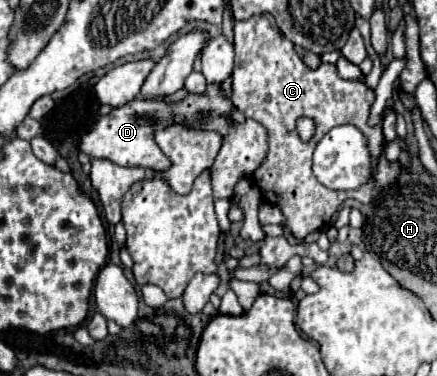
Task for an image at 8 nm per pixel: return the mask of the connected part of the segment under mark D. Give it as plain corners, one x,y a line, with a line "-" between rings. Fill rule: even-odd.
208,84
204,94
188,94
186,98
182,98
180,102
164,102
164,100
132,100
120,108
114,108
110,114
102,116
82,138
80,138
80,150
86,152
90,158
106,158
118,166
142,166
142,168
150,168
154,172
164,172
166,168
170,168
170,158
166,158
162,154
162,150
158,148
156,140
154,140
154,132
176,124
184,124
186,128
198,128
198,130
214,130
222,136
222,148
214,160
214,198
232,198
234,196
234,186
242,180
252,176
258,166
264,162
266,152
268,152
268,134
266,128
256,122
256,120
246,120
246,122
236,122
232,118
232,110
234,104
232,100
222,94
222,84

